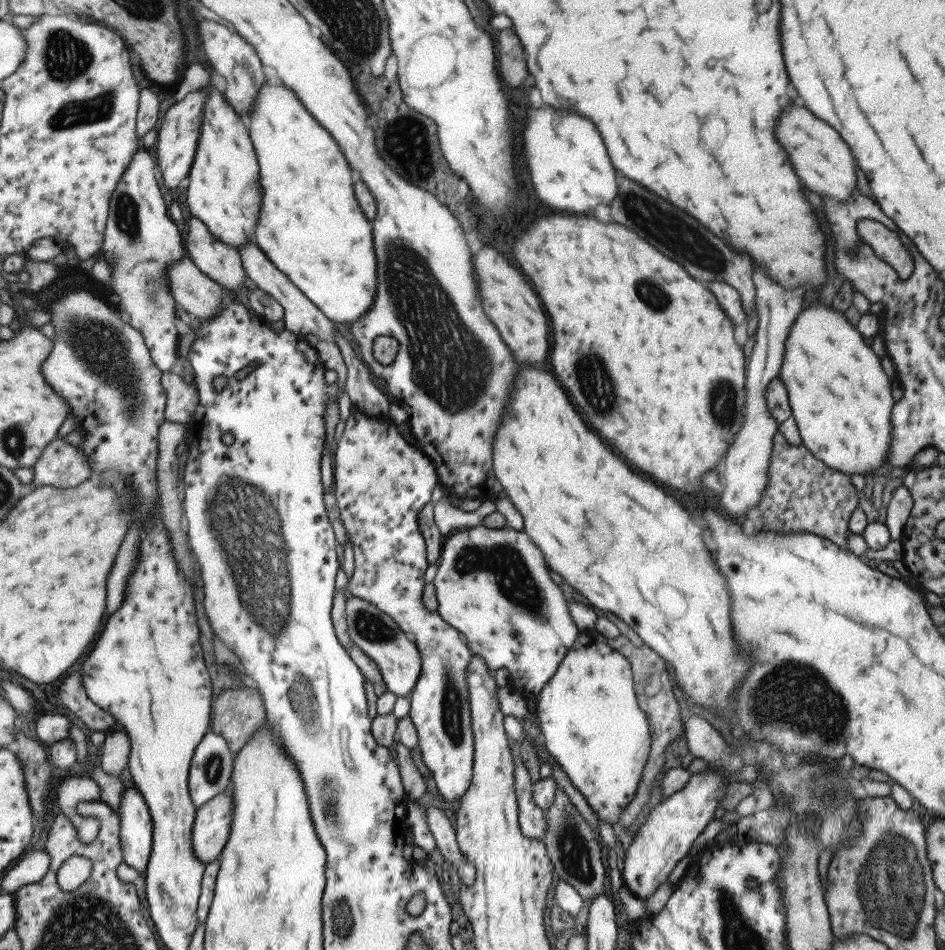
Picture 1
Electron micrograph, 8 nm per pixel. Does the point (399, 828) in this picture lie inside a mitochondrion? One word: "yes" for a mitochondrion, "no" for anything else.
no

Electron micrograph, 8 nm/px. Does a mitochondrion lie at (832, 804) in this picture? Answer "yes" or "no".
yes

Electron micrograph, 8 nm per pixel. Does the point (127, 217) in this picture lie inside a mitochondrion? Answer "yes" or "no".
yes

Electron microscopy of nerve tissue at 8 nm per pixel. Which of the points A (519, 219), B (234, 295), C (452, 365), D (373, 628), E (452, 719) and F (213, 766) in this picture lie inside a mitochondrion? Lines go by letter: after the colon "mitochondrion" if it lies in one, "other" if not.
A: other
B: other
C: mitochondrion
D: mitochondrion
E: mitochondrion
F: mitochondrion

